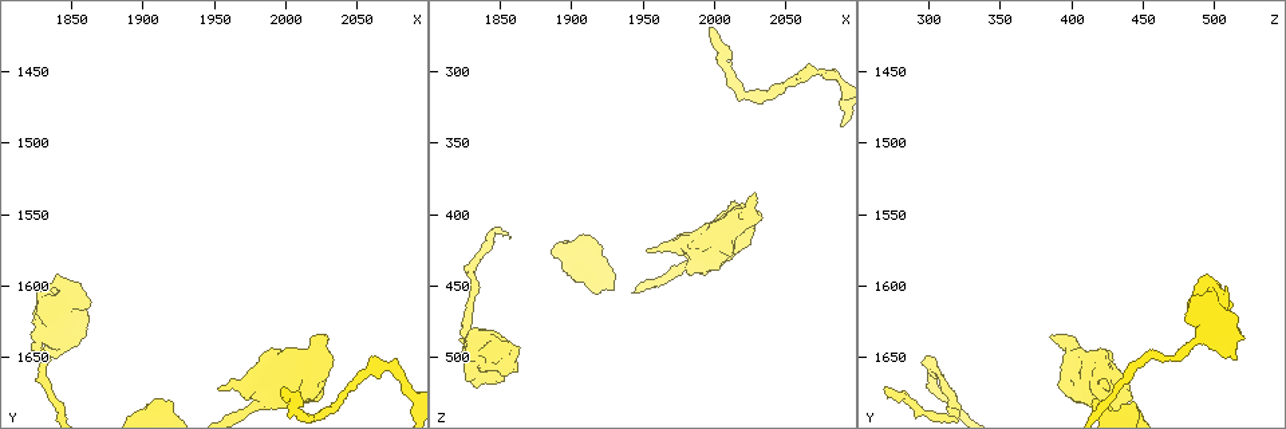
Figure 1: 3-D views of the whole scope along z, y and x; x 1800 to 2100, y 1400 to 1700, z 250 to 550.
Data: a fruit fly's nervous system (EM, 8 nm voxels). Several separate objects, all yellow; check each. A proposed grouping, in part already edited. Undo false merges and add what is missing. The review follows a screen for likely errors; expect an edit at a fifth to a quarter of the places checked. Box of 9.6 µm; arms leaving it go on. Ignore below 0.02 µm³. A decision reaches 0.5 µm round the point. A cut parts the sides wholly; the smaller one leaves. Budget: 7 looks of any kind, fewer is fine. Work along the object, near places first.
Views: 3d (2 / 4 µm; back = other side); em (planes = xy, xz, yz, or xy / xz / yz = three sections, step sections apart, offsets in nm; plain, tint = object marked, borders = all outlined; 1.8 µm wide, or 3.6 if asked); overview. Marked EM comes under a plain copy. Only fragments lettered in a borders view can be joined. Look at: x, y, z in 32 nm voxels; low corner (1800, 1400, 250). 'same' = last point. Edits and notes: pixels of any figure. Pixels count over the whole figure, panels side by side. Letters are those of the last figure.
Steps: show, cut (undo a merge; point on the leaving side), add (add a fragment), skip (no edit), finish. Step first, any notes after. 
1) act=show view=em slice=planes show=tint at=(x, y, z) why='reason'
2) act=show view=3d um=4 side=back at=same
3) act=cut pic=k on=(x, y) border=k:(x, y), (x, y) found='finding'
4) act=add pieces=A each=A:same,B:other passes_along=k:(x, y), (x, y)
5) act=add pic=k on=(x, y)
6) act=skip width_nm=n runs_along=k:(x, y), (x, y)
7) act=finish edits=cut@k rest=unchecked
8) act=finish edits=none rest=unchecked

act=show view=em slice=xy step=8 show=borders at=(1952, 1672, 428) why='branch stops here'

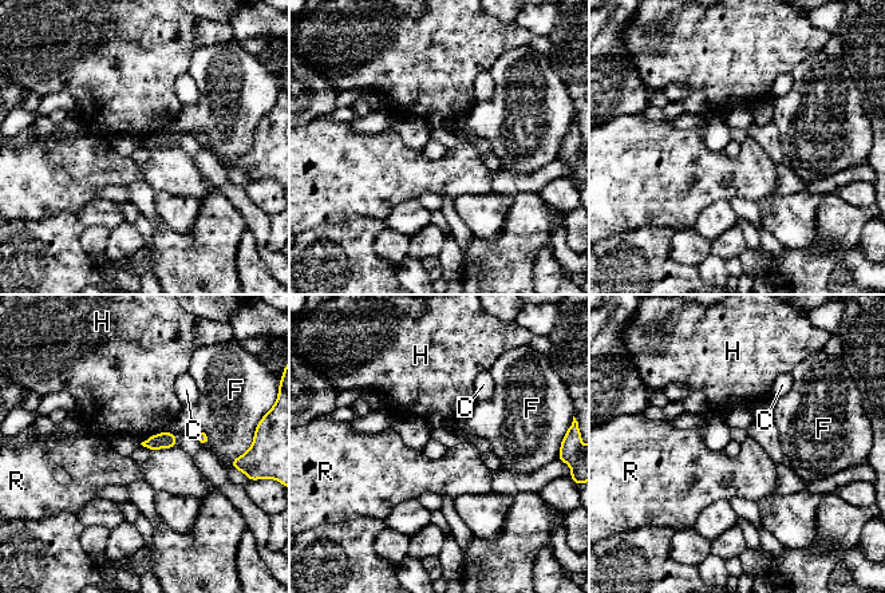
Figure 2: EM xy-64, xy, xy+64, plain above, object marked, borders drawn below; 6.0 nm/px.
act=skip each=C:other,F:other,H:other,R:other border=2:(177, 446), (150, 451) found='none of them fits'

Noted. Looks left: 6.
act=show view=3d um=2 at=(2030, 1634, 384)

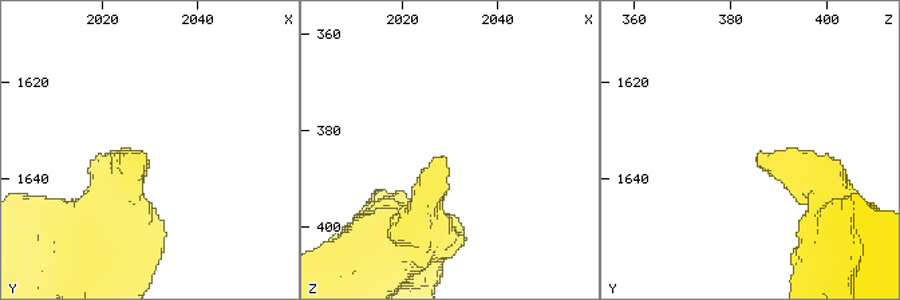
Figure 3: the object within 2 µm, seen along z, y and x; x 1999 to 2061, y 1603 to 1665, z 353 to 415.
act=show view=em slice=yz step=16 show=tint at=(2028, 1635, 386)

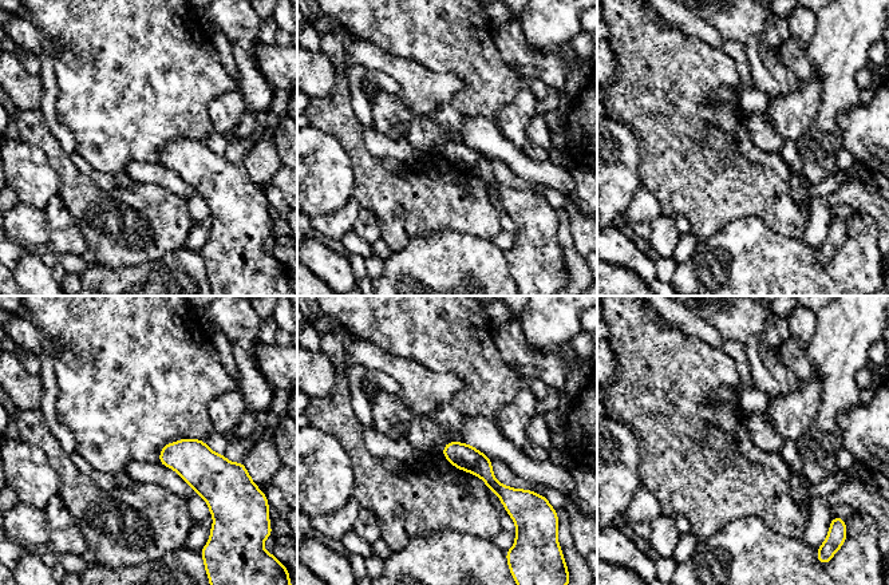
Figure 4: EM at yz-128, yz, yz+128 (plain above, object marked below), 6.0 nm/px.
act=show view=em slice=yz step=16 show=borders at=same

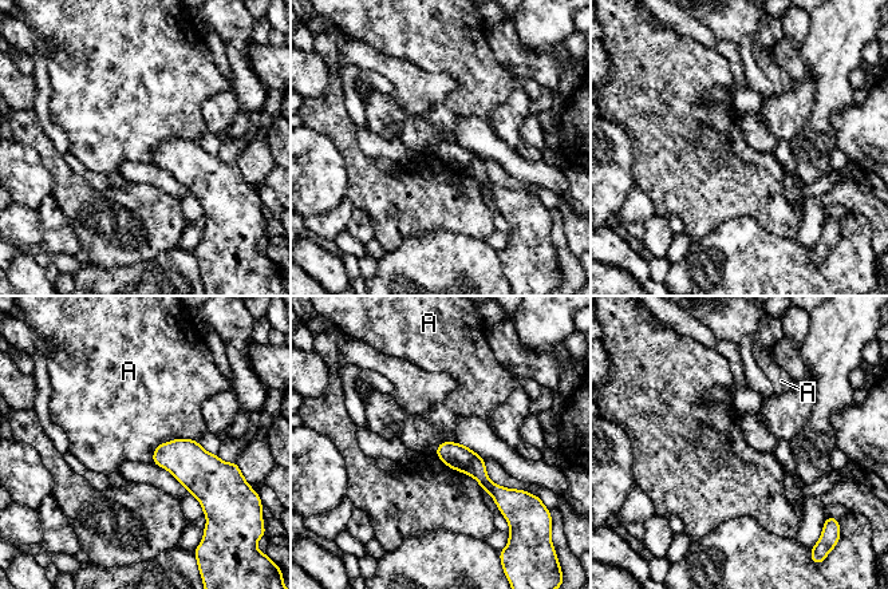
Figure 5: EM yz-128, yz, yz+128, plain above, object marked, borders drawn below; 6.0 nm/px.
act=skip each=A:other runs_along=5:(441, 447), (464, 459), (502, 497) found='none of them fits'

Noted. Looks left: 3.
act=show view=3d um=2 at=(2070, 1658, 300) why='thin neck'

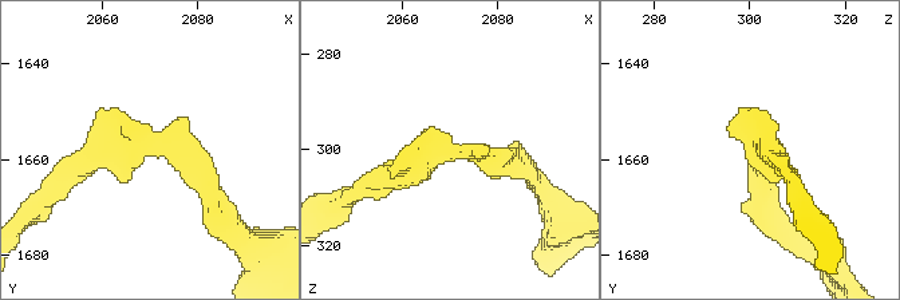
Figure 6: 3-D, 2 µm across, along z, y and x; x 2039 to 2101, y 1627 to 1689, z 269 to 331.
act=show view=em slice=xz step=8 show=tint at=(2071, 1658, 301)

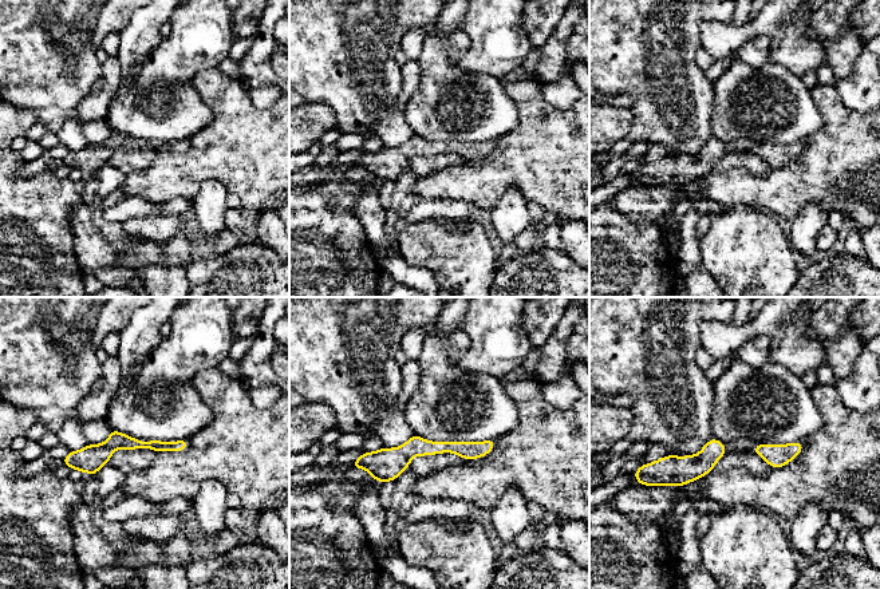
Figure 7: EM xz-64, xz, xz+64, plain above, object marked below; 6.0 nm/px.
act=show view=em slice=planes show=borders at=same

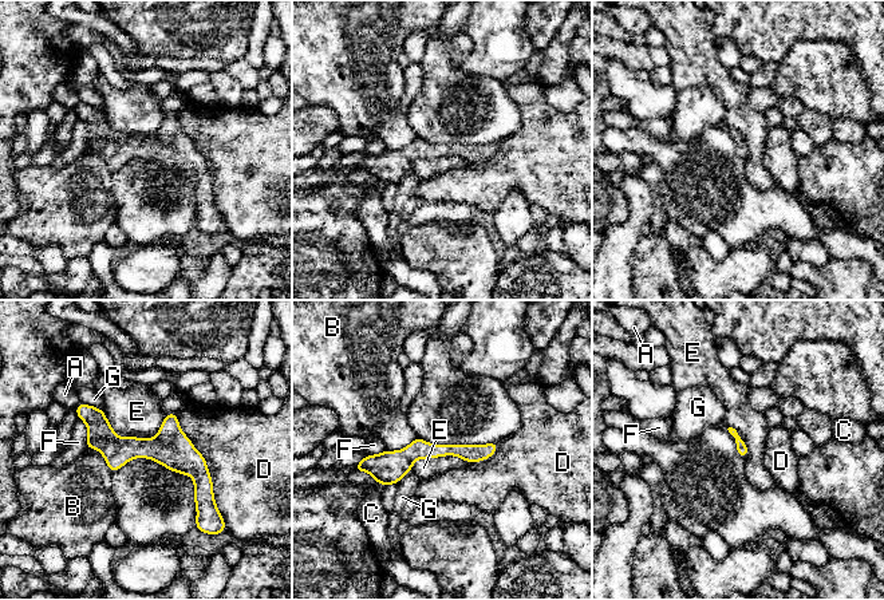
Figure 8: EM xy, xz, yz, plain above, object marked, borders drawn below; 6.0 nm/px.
act=skip each=A:other,B:other,C:other,D:other,E:other,F:other,G:other border=8:(103, 413), (148, 439), (166, 414) found='all the same cell'

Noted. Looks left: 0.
act=finish edits=none rest=unchecked

